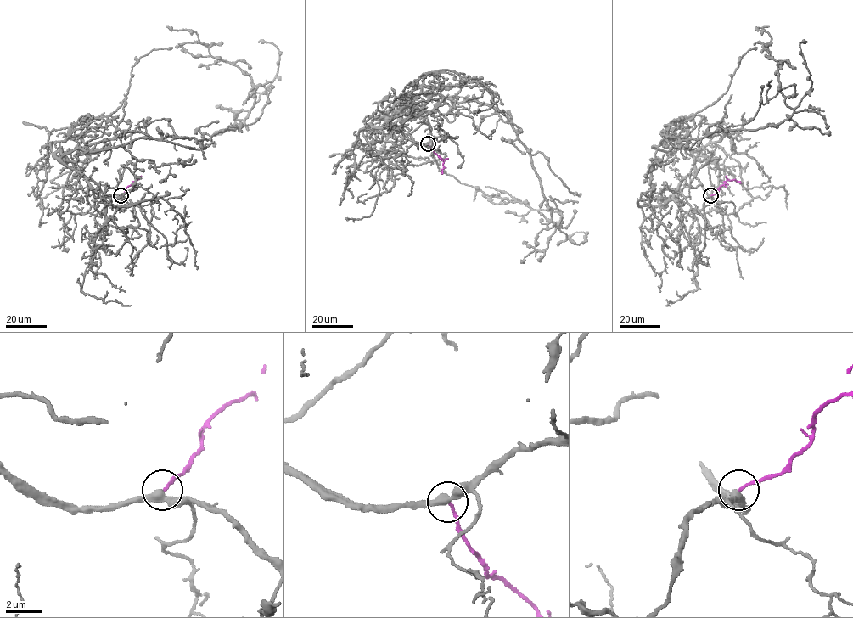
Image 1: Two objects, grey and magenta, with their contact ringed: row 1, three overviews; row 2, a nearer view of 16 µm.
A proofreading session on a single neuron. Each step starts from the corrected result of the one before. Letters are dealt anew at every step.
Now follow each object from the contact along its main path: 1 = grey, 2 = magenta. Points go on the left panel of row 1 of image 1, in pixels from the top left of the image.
1: (120, 196), (61, 158), (123, 132), (209, 139), (242, 126), (254, 103), (251, 78), (194, 31), (166, 26)
2: (120, 196), (137, 179), (135, 183)

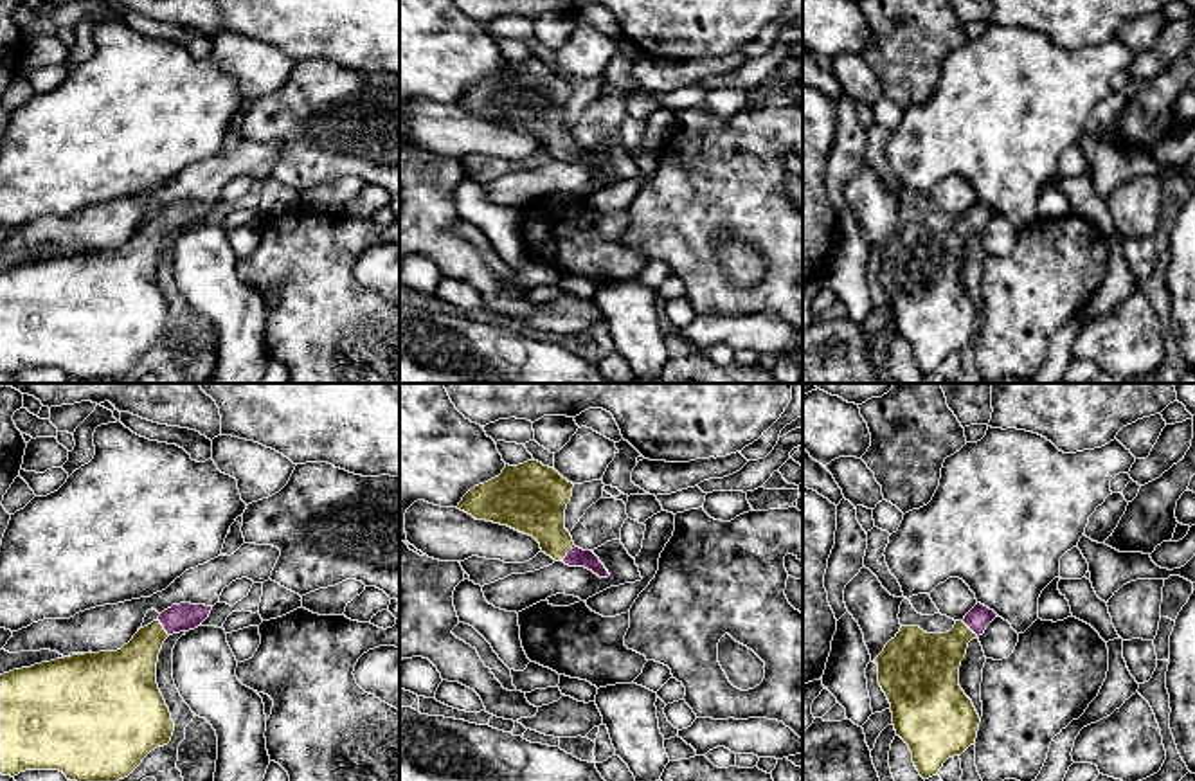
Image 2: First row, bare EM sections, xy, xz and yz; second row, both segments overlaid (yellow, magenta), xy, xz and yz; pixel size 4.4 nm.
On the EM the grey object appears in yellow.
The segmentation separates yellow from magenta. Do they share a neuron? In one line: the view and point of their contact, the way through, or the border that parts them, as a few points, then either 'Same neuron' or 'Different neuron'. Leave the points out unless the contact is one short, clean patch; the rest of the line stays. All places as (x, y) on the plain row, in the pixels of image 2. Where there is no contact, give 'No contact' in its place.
Touches yellow at xz (567, 148). Path across: xz (535, 103), (551, 132), (567, 148), (576, 153). Same neuron

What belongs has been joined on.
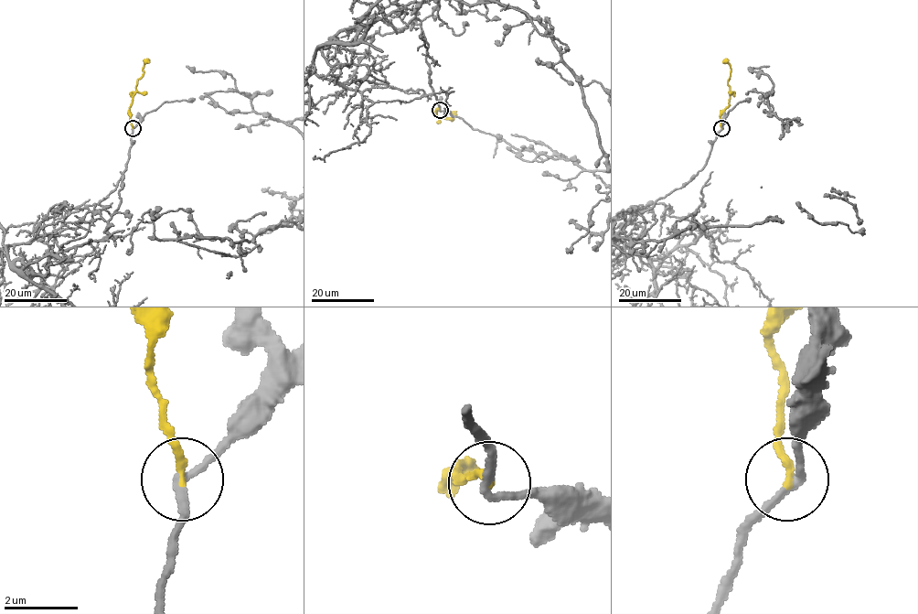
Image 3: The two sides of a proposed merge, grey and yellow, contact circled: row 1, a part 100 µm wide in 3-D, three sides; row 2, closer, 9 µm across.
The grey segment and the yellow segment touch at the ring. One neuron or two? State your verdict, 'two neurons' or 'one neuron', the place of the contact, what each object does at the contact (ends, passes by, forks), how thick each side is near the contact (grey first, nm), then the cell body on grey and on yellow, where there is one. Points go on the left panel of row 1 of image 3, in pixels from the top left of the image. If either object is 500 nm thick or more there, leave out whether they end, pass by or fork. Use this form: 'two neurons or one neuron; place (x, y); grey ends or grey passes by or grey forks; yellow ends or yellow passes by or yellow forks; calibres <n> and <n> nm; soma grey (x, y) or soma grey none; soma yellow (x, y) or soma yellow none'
one neuron; place (133, 128); grey passes by; yellow ends; calibres 200 and 220 nm; soma grey none; soma yellow none

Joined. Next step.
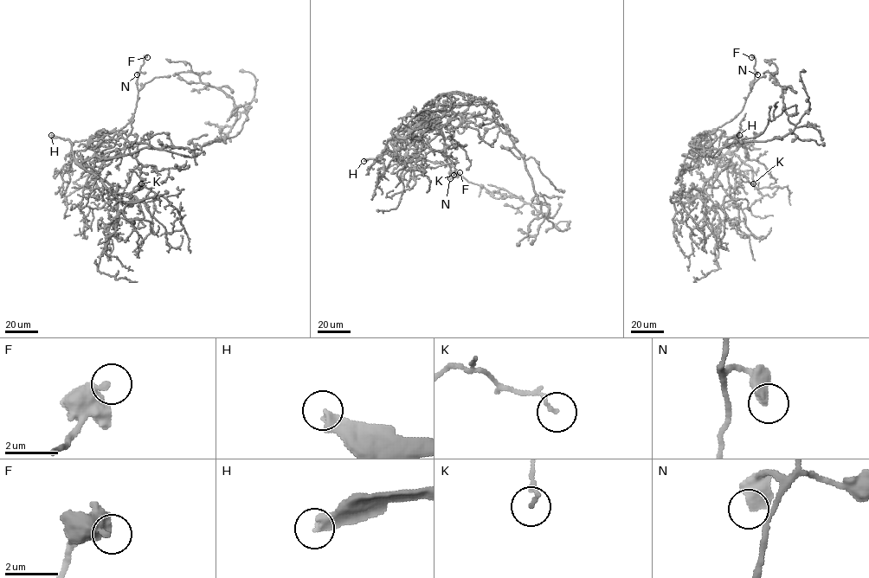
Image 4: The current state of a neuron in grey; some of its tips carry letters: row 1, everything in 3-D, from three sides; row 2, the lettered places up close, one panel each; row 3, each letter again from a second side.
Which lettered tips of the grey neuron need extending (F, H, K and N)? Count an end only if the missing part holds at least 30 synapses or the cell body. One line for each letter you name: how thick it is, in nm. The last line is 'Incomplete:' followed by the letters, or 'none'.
H: Thickness 420 nm
Incomplete: H

